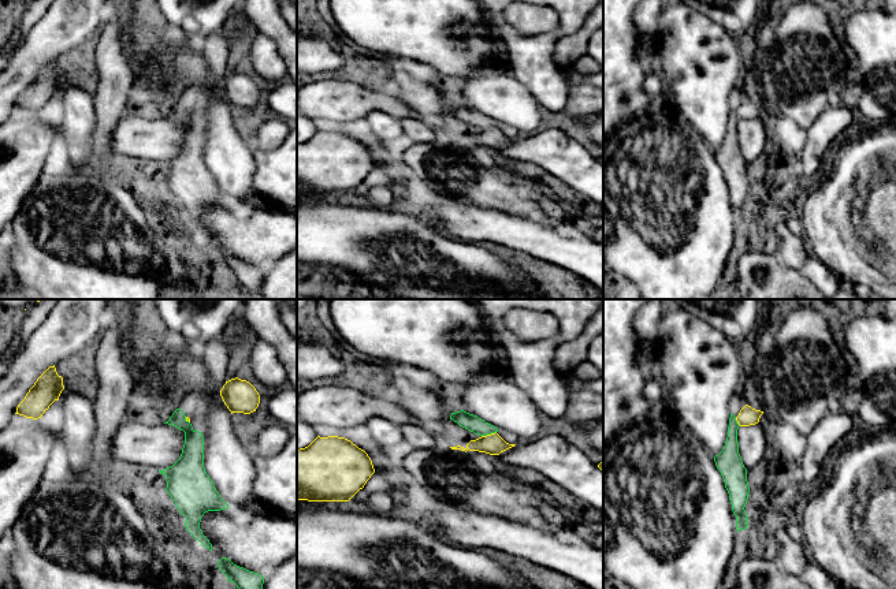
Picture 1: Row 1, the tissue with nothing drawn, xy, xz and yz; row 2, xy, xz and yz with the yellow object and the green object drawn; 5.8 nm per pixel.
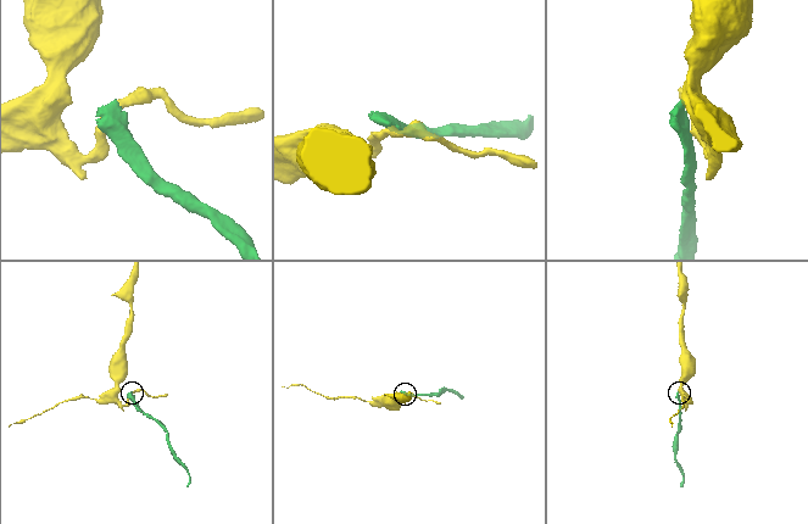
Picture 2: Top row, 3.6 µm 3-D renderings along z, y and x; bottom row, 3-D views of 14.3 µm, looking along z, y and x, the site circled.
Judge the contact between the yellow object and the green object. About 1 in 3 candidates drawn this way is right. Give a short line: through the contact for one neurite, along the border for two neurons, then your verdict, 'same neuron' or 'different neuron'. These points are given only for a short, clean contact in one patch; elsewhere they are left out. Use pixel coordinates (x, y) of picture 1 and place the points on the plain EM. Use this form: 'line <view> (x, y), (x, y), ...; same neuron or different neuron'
line xz (495, 125), (482, 130); different neuron

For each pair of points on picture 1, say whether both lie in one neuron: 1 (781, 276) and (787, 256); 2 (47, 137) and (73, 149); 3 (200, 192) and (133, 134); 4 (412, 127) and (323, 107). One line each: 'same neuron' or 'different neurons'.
1: different neurons
2: different neurons
3: different neurons
4: different neurons

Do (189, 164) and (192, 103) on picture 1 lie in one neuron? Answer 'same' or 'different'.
same

